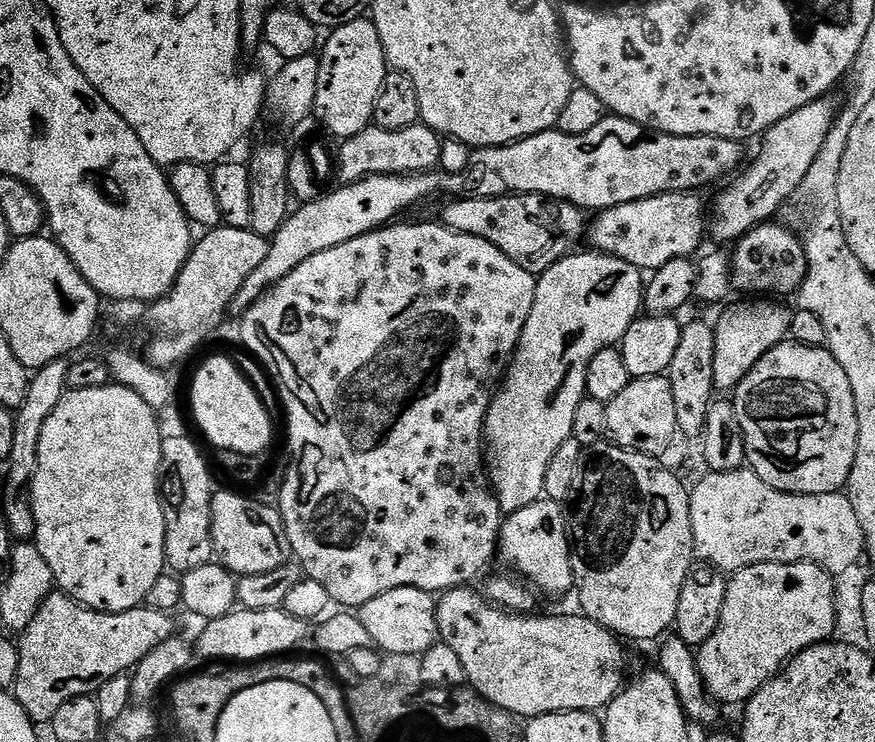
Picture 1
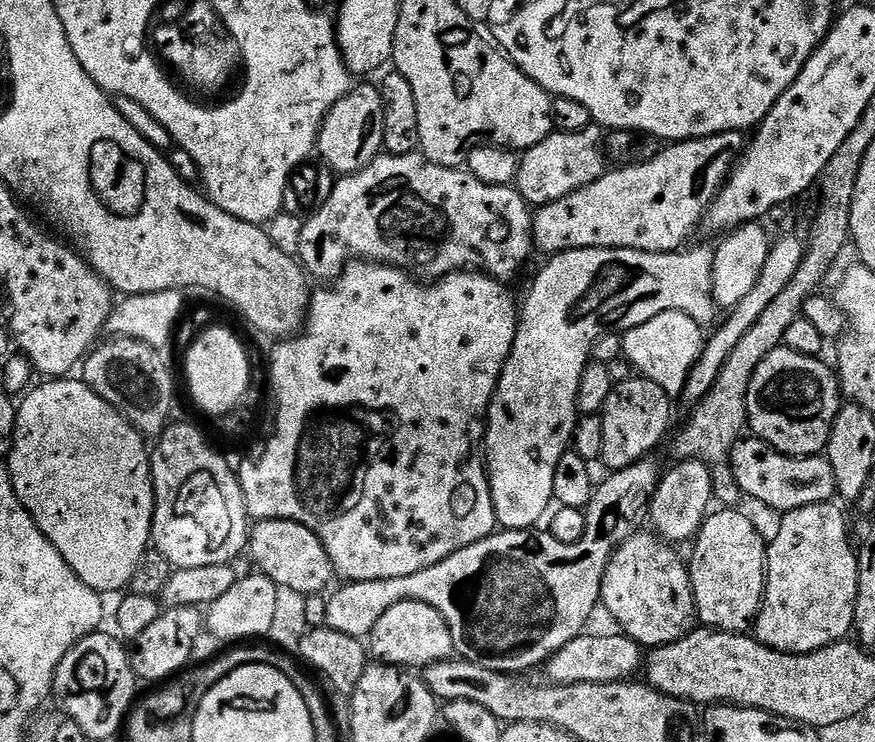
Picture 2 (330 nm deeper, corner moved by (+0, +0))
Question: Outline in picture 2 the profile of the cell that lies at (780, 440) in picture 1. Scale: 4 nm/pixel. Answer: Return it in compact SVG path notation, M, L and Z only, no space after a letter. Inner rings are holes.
M781 346L754 370L748 391L747 427L755 439L766 441L787 456L819 456L827 449L842 393L833 369L822 361Z

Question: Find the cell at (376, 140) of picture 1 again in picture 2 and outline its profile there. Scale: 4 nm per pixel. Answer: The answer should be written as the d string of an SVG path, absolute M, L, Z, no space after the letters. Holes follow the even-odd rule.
M381 154L360 172L341 175L326 206L304 220L298 260L305 273L317 276L320 282L339 280L344 267L357 260L401 268L424 282L435 282L461 270L475 270L501 282L512 282L534 253L533 215L533 209L515 187L486 186L466 170L436 164L423 154Z

